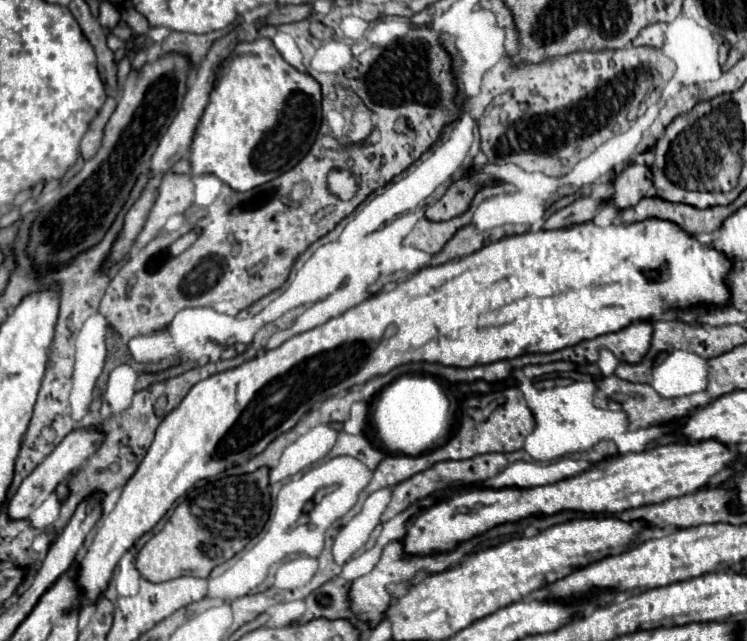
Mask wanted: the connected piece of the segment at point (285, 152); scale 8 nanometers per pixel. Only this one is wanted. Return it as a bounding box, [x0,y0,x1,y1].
[188,38,322,192]

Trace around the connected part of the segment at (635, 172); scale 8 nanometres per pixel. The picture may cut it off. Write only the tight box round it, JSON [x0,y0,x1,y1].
[606,166,652,210]

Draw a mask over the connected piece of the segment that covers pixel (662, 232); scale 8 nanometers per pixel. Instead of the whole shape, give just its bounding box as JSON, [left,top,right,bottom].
[78,220,730,604]

